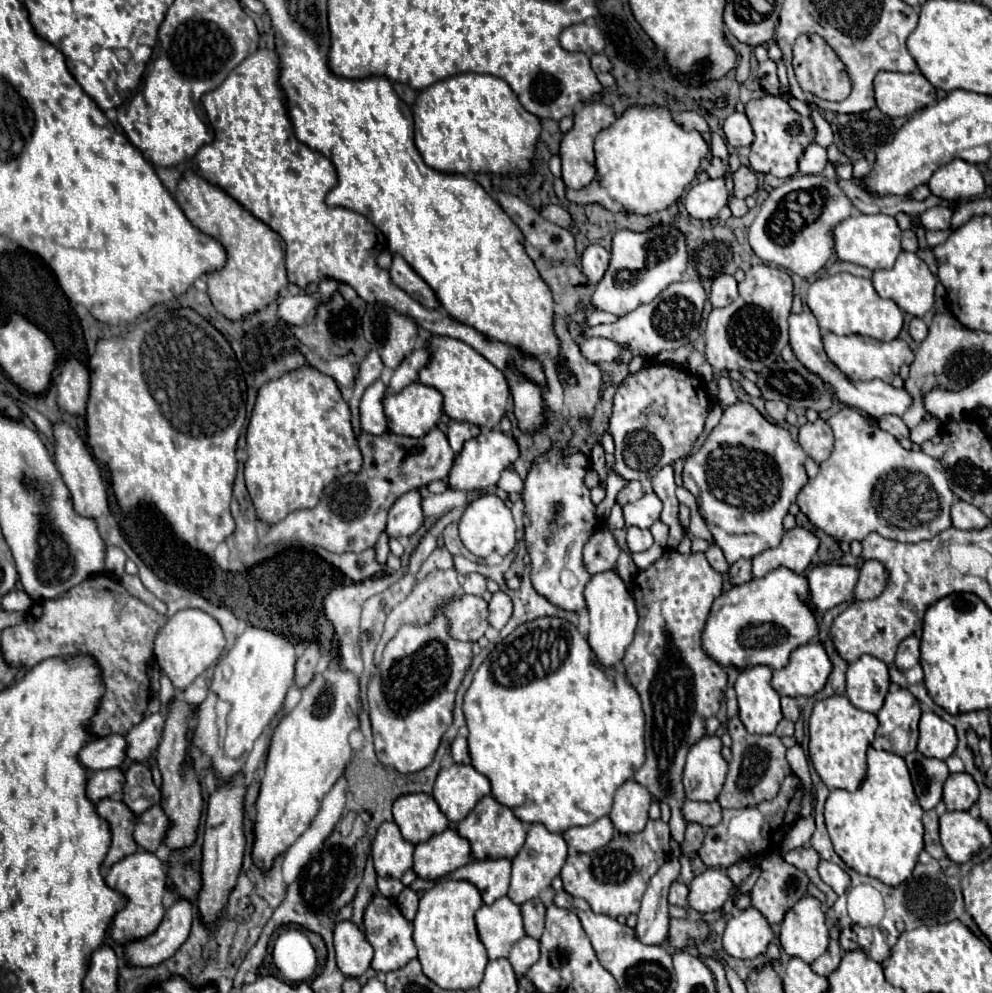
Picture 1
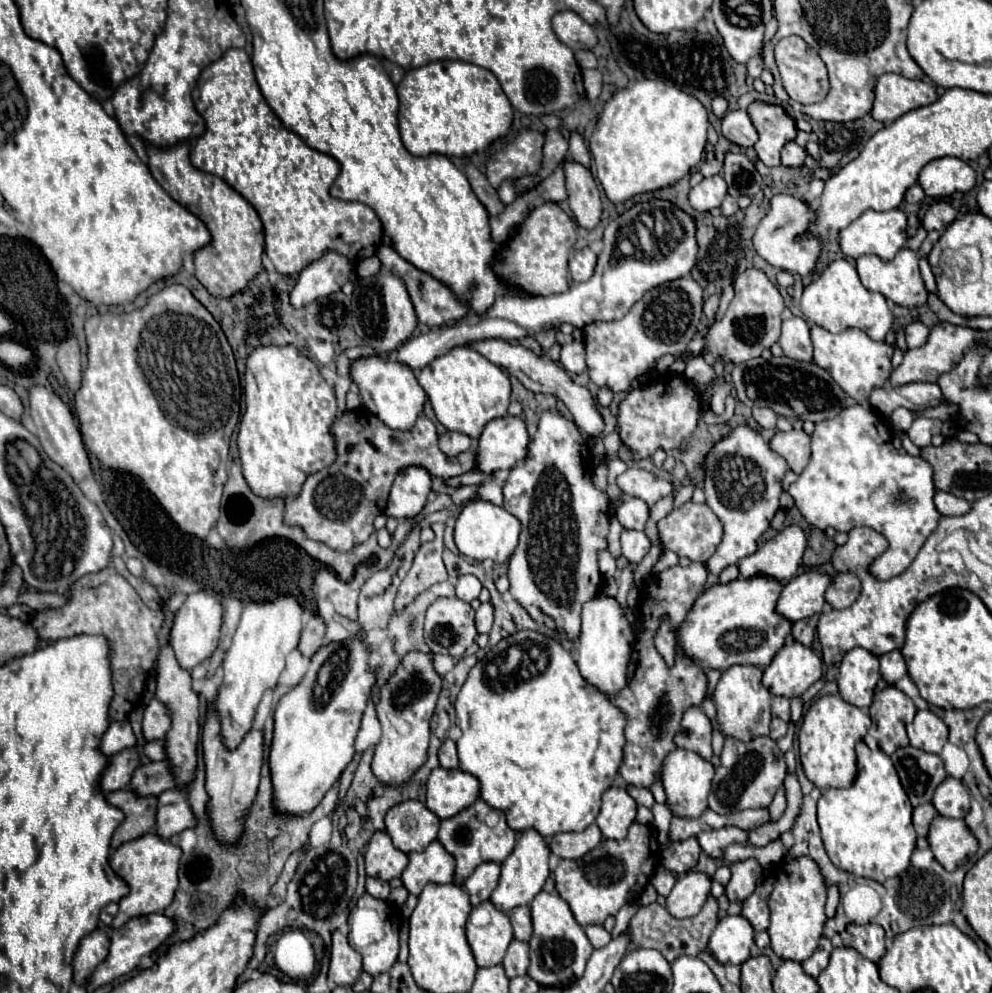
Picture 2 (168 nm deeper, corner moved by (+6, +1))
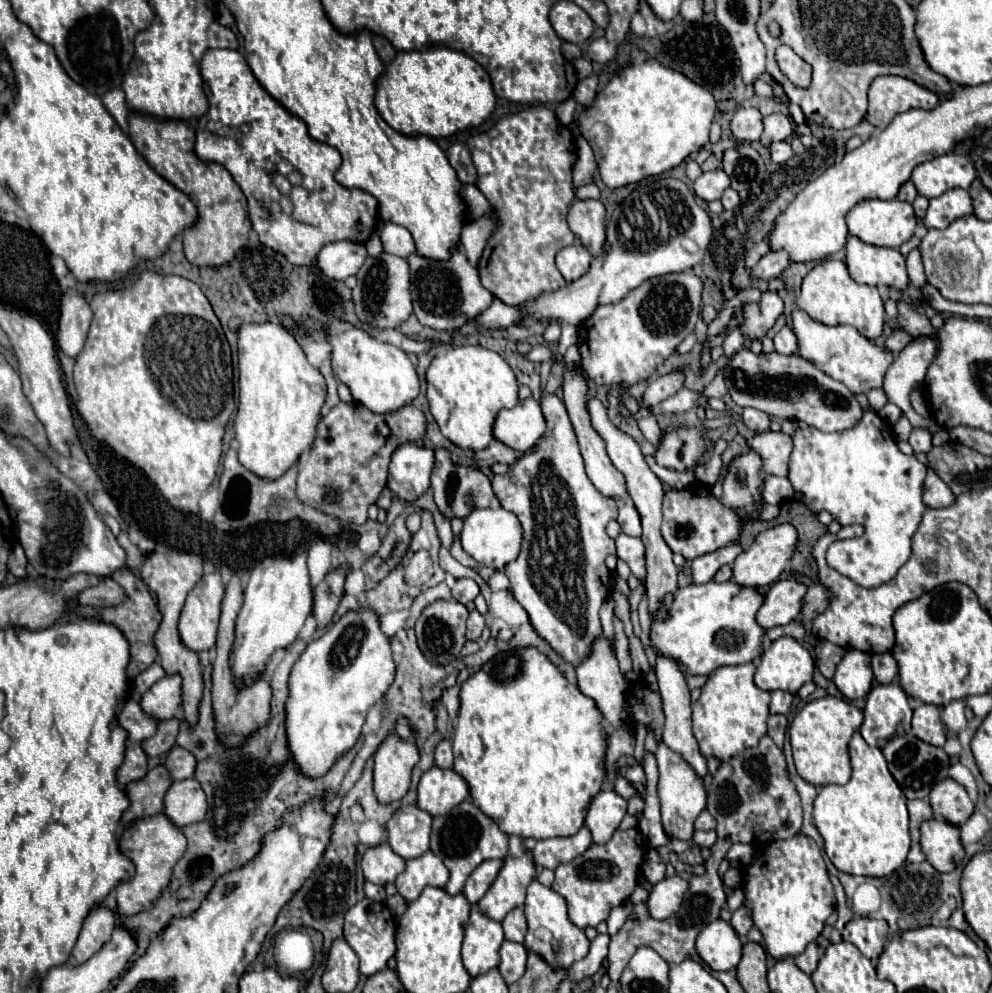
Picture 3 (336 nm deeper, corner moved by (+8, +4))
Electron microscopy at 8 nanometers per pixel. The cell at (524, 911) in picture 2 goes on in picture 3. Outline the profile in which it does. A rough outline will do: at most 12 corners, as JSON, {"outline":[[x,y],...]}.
{"outline":[[522,909],[504,917],[504,937],[524,943],[526,917]]}

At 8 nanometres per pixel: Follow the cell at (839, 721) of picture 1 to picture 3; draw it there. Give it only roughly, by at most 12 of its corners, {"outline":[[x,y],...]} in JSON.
{"outline":[[840,697],[806,703],[790,725],[798,775],[848,783],[862,711]]}

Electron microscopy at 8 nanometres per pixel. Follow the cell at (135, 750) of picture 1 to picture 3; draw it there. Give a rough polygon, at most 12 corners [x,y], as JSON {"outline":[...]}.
{"outline":[[180,675],[154,683],[140,705],[156,719],[172,719],[182,703]]}

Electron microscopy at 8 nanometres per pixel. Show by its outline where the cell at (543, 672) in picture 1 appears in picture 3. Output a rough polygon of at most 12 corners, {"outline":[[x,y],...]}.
{"outline":[[538,649],[460,691],[454,771],[506,835],[570,837],[596,703]]}

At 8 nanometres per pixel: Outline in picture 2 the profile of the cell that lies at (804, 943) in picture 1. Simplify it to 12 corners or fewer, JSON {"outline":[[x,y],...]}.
{"outline":[[810,858],[774,876],[772,950],[804,962],[826,922],[826,886]]}

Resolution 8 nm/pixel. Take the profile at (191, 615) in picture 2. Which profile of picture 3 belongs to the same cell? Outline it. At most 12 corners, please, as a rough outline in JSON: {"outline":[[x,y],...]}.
{"outline":[[210,573],[190,591],[180,637],[192,651],[216,643],[224,583]]}

